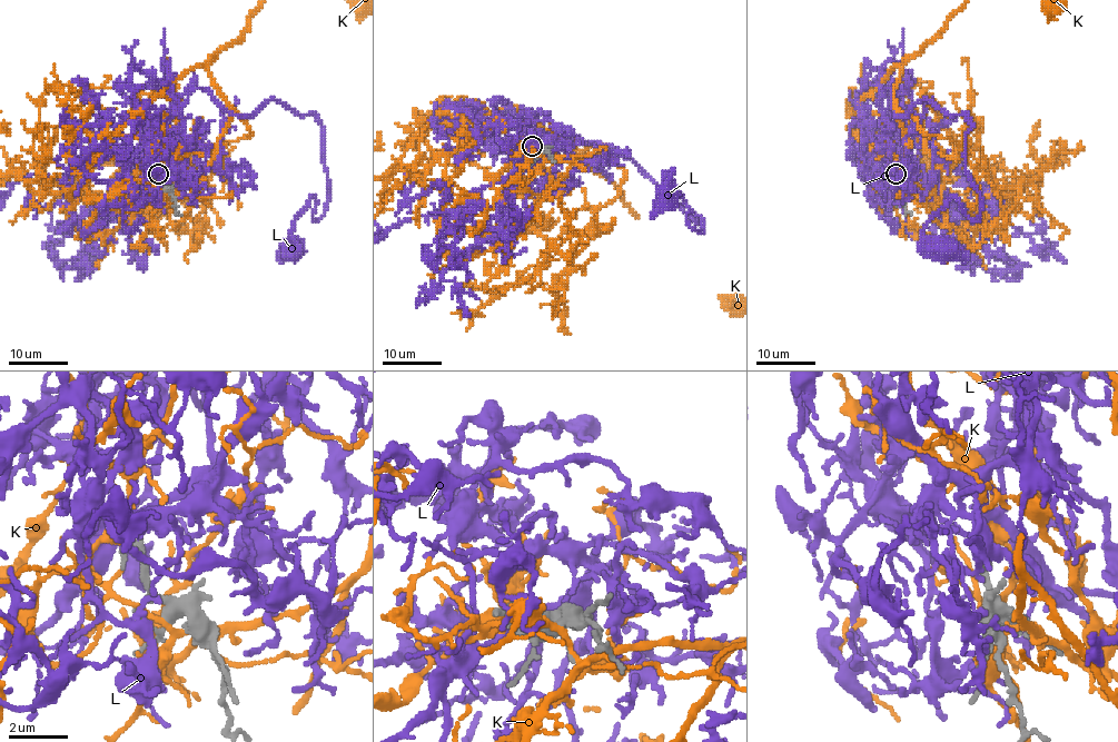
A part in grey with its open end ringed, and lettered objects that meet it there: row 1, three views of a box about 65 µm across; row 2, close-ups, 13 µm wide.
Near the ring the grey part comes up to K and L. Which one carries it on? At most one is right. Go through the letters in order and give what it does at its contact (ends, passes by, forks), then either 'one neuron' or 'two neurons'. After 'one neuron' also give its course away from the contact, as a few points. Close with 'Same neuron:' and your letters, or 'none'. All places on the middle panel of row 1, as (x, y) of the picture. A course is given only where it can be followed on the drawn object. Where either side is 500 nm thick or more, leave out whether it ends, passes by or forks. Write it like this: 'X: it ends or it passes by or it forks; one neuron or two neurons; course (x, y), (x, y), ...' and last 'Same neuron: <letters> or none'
K: it passes by; two neurons
L: it passes by; one neuron; course (531, 147), (561, 128), (615, 147), (696, 214), (701, 230), (665, 174), (670, 198)
Same neuron: L

